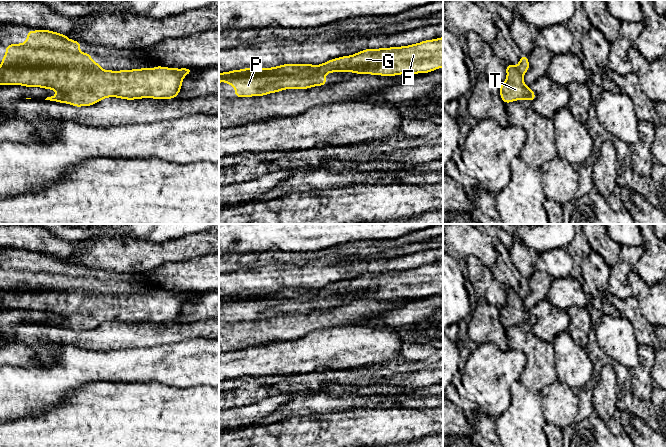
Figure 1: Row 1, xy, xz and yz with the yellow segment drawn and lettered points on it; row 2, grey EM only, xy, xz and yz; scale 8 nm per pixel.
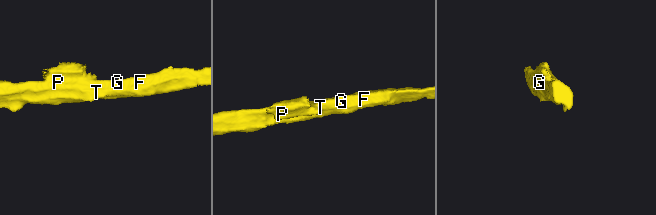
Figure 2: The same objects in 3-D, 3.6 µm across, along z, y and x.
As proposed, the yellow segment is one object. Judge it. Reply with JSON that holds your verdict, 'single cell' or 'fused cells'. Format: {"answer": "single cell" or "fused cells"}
{"answer": "fused cells"}

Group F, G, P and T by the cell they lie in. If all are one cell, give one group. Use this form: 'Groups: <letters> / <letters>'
Groups: F G T / P

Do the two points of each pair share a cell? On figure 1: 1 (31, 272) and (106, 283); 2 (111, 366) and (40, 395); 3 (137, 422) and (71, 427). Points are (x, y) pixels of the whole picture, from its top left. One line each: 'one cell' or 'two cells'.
1: one cell
2: one cell
3: one cell

